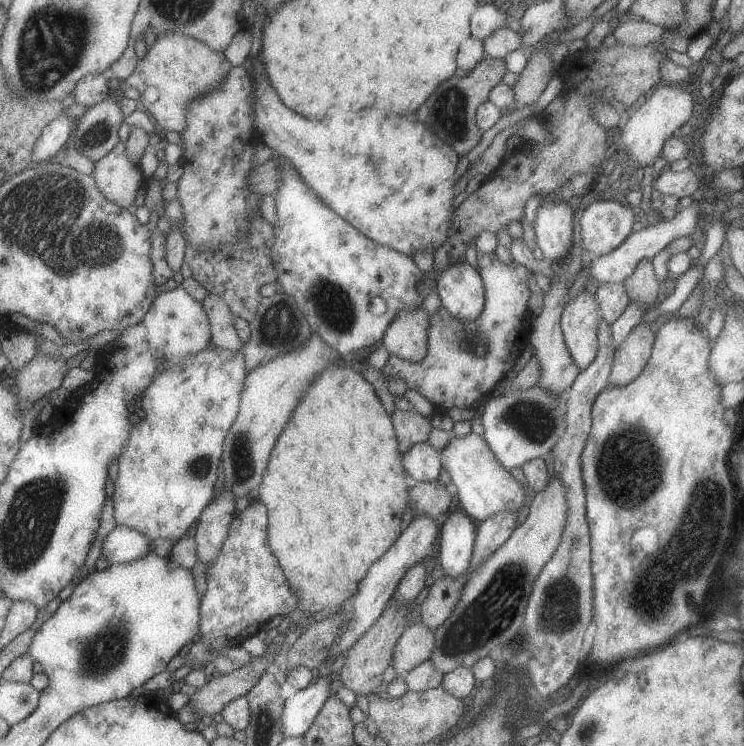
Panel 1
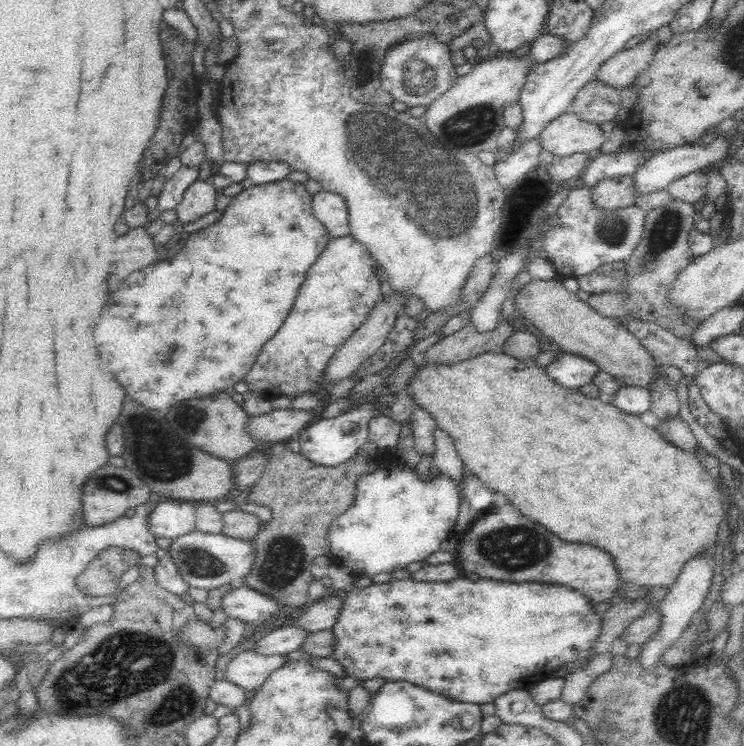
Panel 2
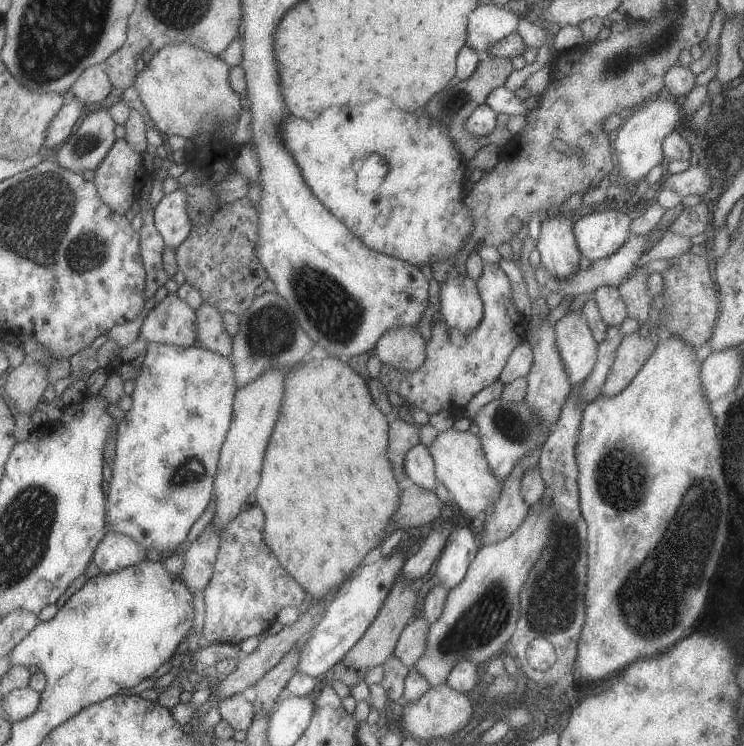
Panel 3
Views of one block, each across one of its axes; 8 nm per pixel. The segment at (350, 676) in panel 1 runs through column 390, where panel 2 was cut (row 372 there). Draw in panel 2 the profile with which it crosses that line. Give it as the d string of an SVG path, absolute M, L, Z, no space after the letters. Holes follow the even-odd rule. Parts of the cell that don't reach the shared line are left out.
M532 279L524 287L518 289L518 293L514 296L514 302L515 308L519 310L520 321L532 322L546 338L550 338L554 344L558 344L561 353L577 354L591 360L599 370L616 377L623 386L636 386L650 390L660 375L666 375L665 367L657 362L636 336L620 326L617 319L596 312L586 301L578 299L576 293L568 291L558 279Z

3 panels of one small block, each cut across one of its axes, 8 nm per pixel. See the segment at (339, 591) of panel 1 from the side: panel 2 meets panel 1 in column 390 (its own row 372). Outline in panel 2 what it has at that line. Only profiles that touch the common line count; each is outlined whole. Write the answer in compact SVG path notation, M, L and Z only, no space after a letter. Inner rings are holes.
M482 352L482 354L476 354L474 358L468 358L468 360L462 360L462 362L456 362L456 364L429 364L426 362L424 366L421 366L421 363L415 368L414 375L408 380L408 388L404 393L404 399L411 401L415 406L420 406L424 411L430 413L436 421L437 428L440 428L450 436L455 444L456 450L458 451L458 456L462 459L462 462L465 464L466 468L469 471L472 471L474 475L478 477L485 485L488 490L493 492L502 492L504 496L508 496L508 502L510 505L513 505L514 508L517 508L520 511L520 514L528 517L538 524L542 524L546 530L550 530L552 534L560 536L562 540L566 542L578 542L578 544L592 544L596 548L602 548L606 550L610 556L612 556L616 570L620 576L620 581L624 584L636 584L636 587L644 587L648 590L656 589L657 587L672 587L677 580L682 566L690 560L690 558L696 558L700 552L708 550L714 546L714 542L718 540L718 528L720 528L720 522L724 518L724 508L722 507L722 501L720 499L720 491L718 491L717 483L711 477L711 474L702 466L702 463L694 456L690 451L678 448L675 444L668 442L656 429L656 427L649 427L642 423L638 414L626 414L621 410L618 410L611 402L603 403L598 397L590 398L589 396L584 396L580 391L576 389L568 389L564 386L558 385L558 382L555 382L553 378L550 378L547 375L546 369L538 367L535 365L534 359L520 359L514 358L509 354L504 352Z

